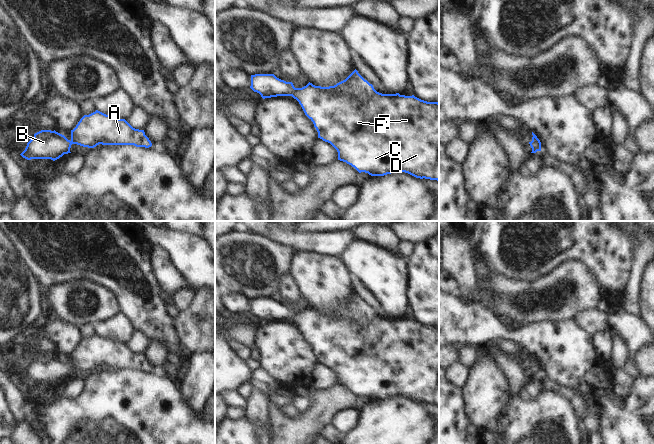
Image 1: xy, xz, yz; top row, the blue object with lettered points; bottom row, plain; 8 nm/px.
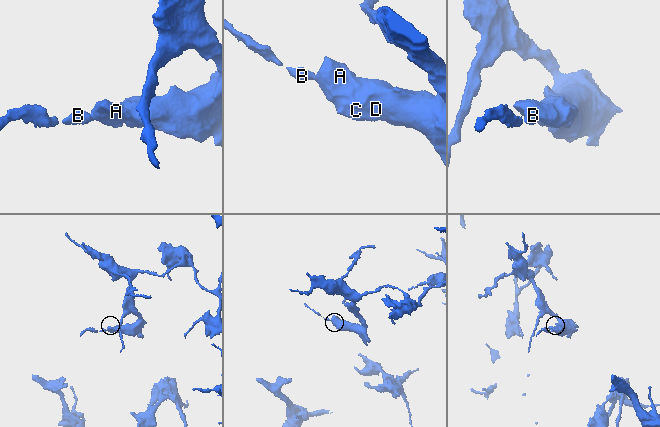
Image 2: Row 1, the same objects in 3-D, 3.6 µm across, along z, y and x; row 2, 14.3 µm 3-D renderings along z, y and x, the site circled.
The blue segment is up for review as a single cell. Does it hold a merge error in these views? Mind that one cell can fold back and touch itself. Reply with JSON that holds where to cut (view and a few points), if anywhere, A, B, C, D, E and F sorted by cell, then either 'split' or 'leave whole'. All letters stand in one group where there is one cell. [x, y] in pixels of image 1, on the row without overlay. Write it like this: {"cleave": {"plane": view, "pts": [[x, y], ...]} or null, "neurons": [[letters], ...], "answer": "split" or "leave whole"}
{"cleave": null, "neurons": [["A", "B", "C", "D", "E", "F"]], "answer": "leave whole"}

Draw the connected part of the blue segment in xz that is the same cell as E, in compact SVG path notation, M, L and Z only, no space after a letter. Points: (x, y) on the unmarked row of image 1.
M355 293L345 304L334 310L321 311L308 307L302 312L295 312L292 306L286 306L277 302L274 298L255 298L251 299L250 312L261 319L263 323L277 320L292 320L301 329L305 339L313 346L318 356L318 362L330 367L338 376L338 384L346 386L354 391L359 397L365 396L371 400L384 400L395 396L405 396L416 402L437 404L439 406L439 327L427 326L414 319L405 320L396 318L382 318L377 316L373 309L365 304Z

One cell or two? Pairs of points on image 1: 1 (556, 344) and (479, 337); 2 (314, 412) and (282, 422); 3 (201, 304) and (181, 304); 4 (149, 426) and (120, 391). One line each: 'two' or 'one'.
1: one
2: one
3: two
4: one

